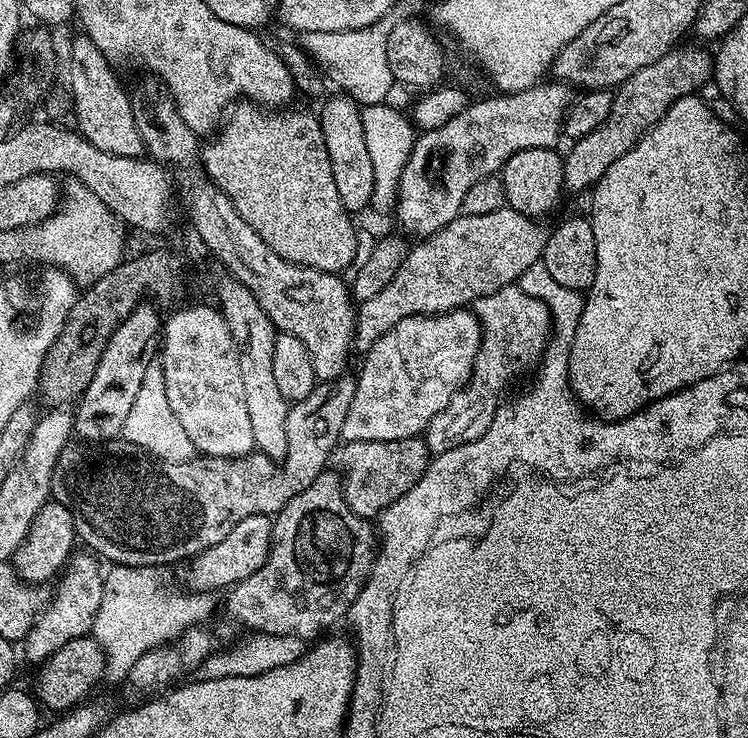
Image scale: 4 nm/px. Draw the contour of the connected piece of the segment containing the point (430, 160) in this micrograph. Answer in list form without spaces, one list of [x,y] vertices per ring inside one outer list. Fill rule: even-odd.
[[[541,82],[521,92],[495,94],[496,96],[488,96],[485,100],[473,99],[460,114],[450,118],[444,126],[421,131],[417,135],[416,145],[413,146],[410,158],[402,170],[400,194],[394,209],[397,222],[405,228],[403,231],[409,237],[433,236],[455,216],[461,215],[460,207],[462,198],[466,198],[466,190],[470,190],[474,182],[482,182],[482,178],[497,175],[503,169],[504,163],[514,154],[518,154],[518,150],[556,148],[559,145],[559,140],[562,140],[564,115],[572,105],[574,92],[569,85],[559,82],[548,83]]]

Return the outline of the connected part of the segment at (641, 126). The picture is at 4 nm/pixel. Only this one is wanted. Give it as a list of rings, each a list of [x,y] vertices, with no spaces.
[[[677,46],[662,58],[658,58],[658,62],[650,62],[650,66],[642,66],[642,70],[638,70],[630,78],[626,78],[626,82],[615,89],[606,122],[602,122],[602,126],[598,126],[598,130],[590,130],[590,134],[586,134],[586,138],[575,141],[571,145],[572,149],[569,150],[568,156],[566,152],[563,157],[564,187],[569,193],[584,191],[587,193],[589,190],[595,189],[597,182],[606,174],[606,170],[610,170],[610,166],[614,166],[614,162],[618,162],[618,158],[622,158],[622,154],[626,154],[626,150],[634,147],[664,117],[670,105],[682,98],[699,93],[701,91],[699,88],[707,80],[709,83],[713,79],[713,53],[707,52],[704,49],[707,47],[704,46],[696,46],[700,48],[684,47]]]

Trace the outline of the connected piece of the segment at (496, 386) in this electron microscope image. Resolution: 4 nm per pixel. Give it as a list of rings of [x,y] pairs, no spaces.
[[[519,283],[507,284],[502,290],[494,290],[494,294],[478,298],[474,301],[474,311],[480,323],[478,358],[467,384],[457,392],[446,410],[430,418],[422,433],[432,454],[482,438],[482,434],[490,430],[490,422],[494,422],[494,414],[505,399],[508,383],[523,368],[532,370],[539,365],[552,338],[552,311],[538,298],[526,294]]]

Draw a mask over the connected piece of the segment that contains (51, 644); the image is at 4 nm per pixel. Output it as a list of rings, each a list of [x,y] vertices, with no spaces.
[[[77,551],[64,565],[55,581],[56,593],[51,593],[34,626],[30,626],[30,630],[24,635],[22,656],[33,666],[39,666],[50,659],[54,653],[62,650],[62,646],[66,646],[66,642],[87,636],[92,631],[98,606],[102,606],[105,573],[102,568],[100,572],[101,561],[91,551],[83,551]]]

